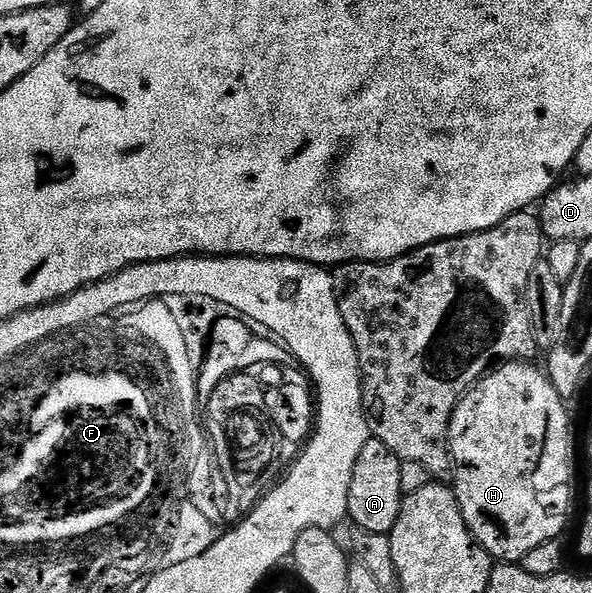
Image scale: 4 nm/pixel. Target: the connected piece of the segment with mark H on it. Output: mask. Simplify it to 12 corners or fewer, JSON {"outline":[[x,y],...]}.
{"outline":[[506,362],[449,425],[473,538],[520,563],[573,510],[573,430]]}

